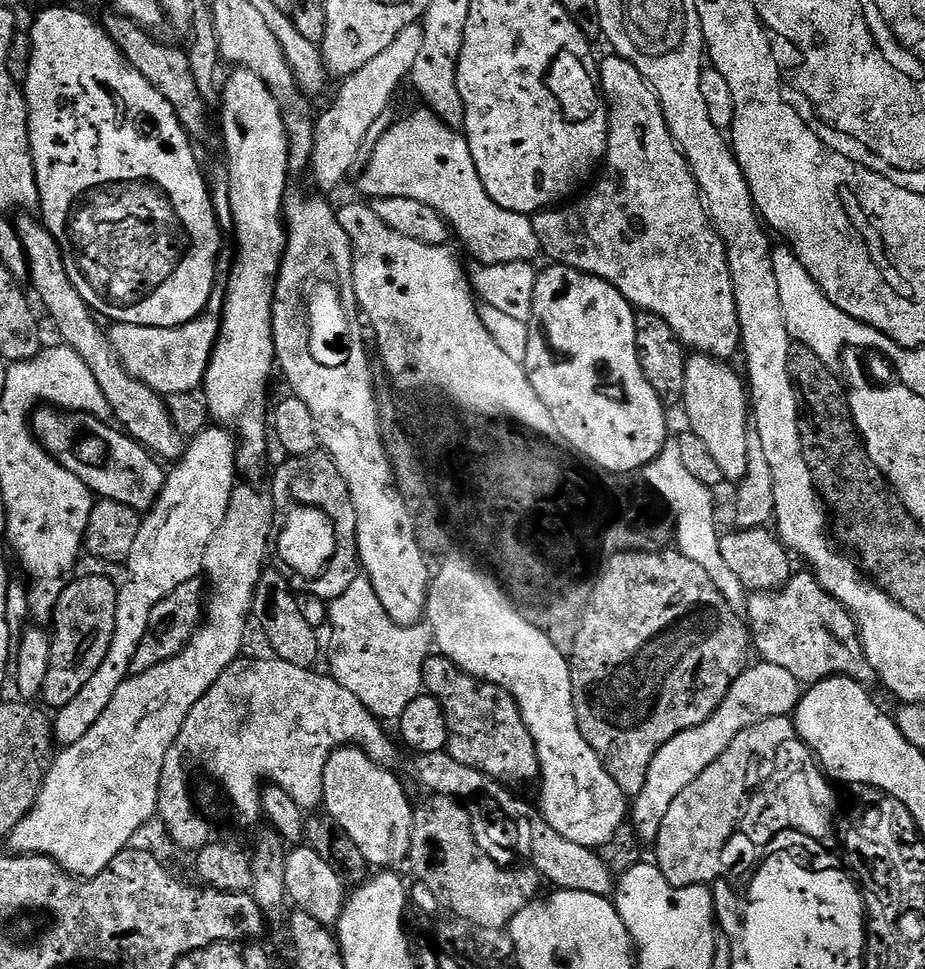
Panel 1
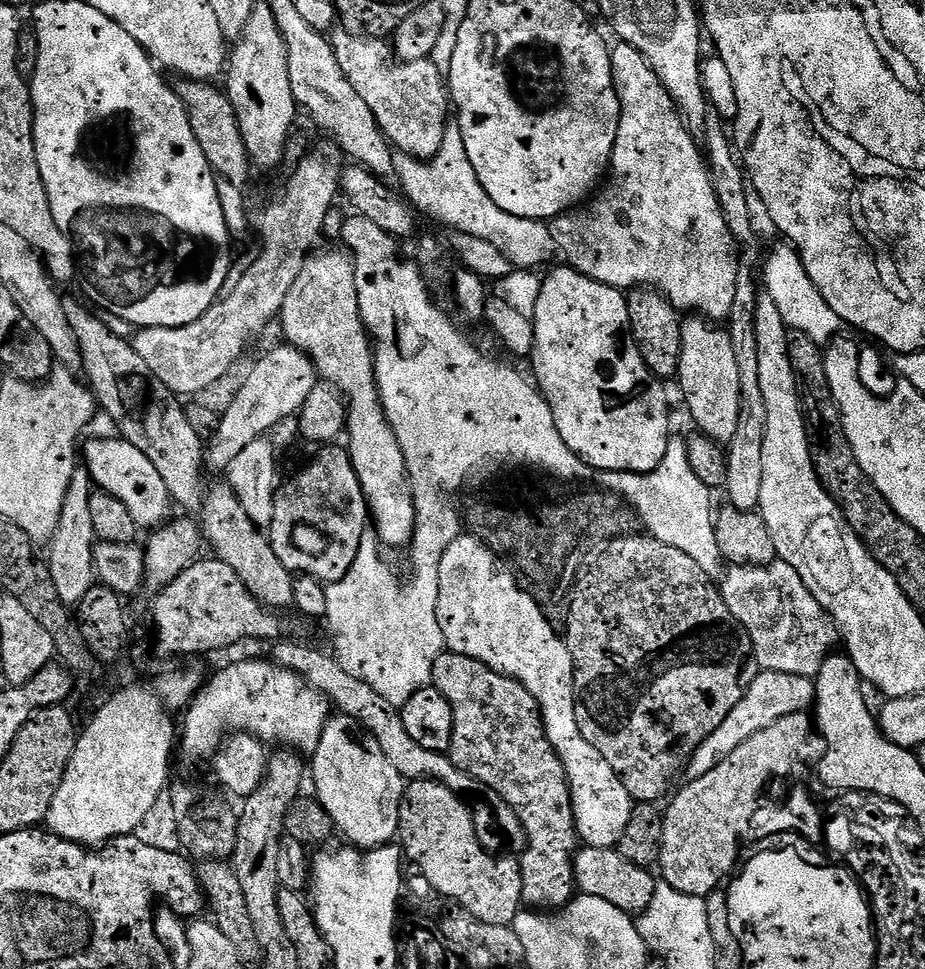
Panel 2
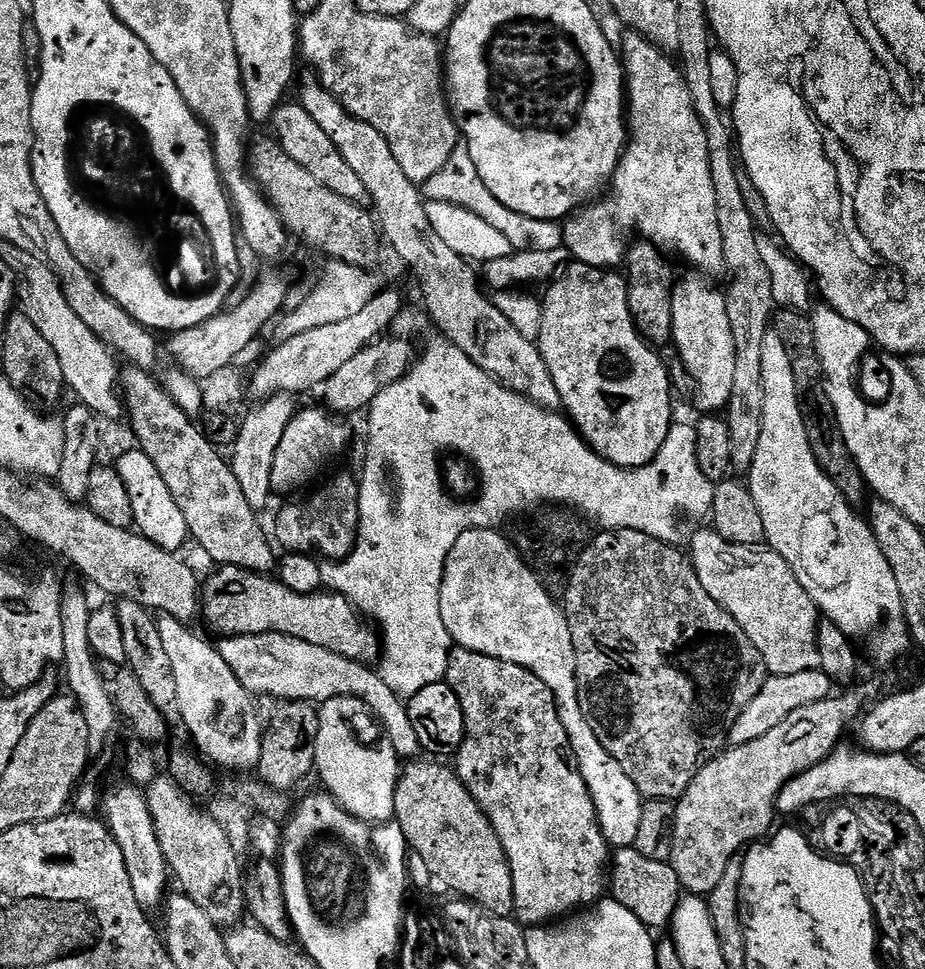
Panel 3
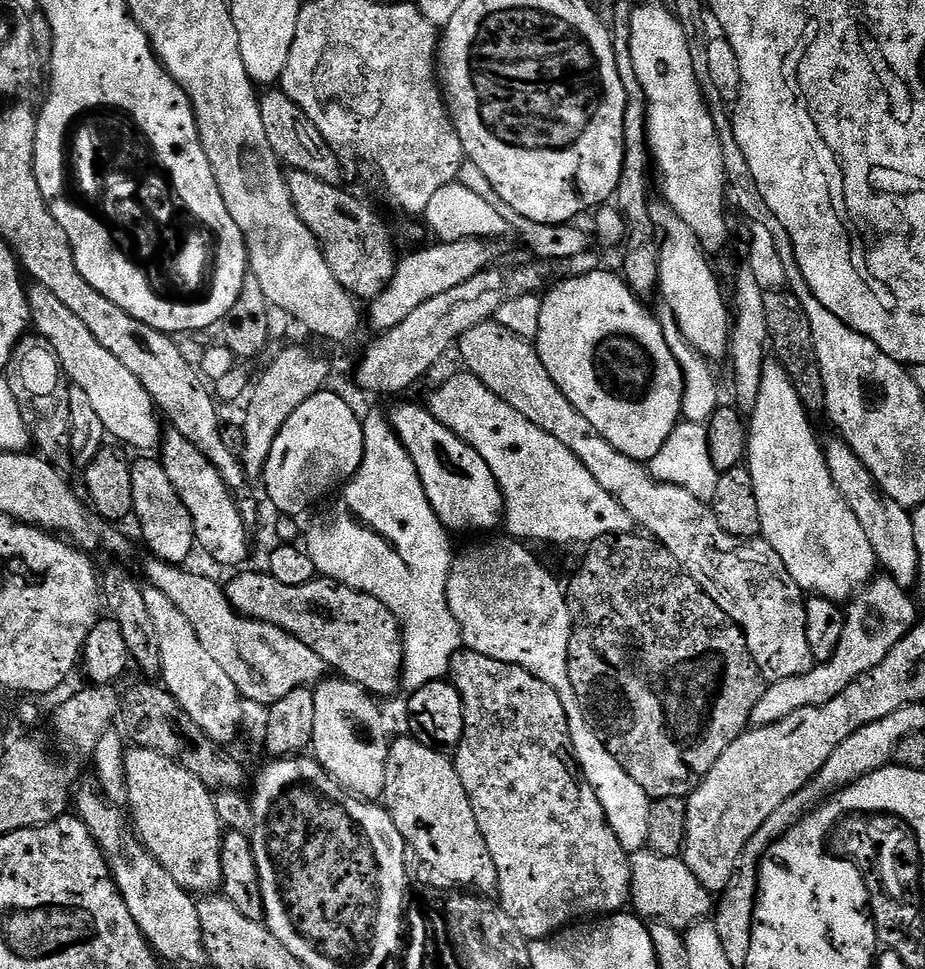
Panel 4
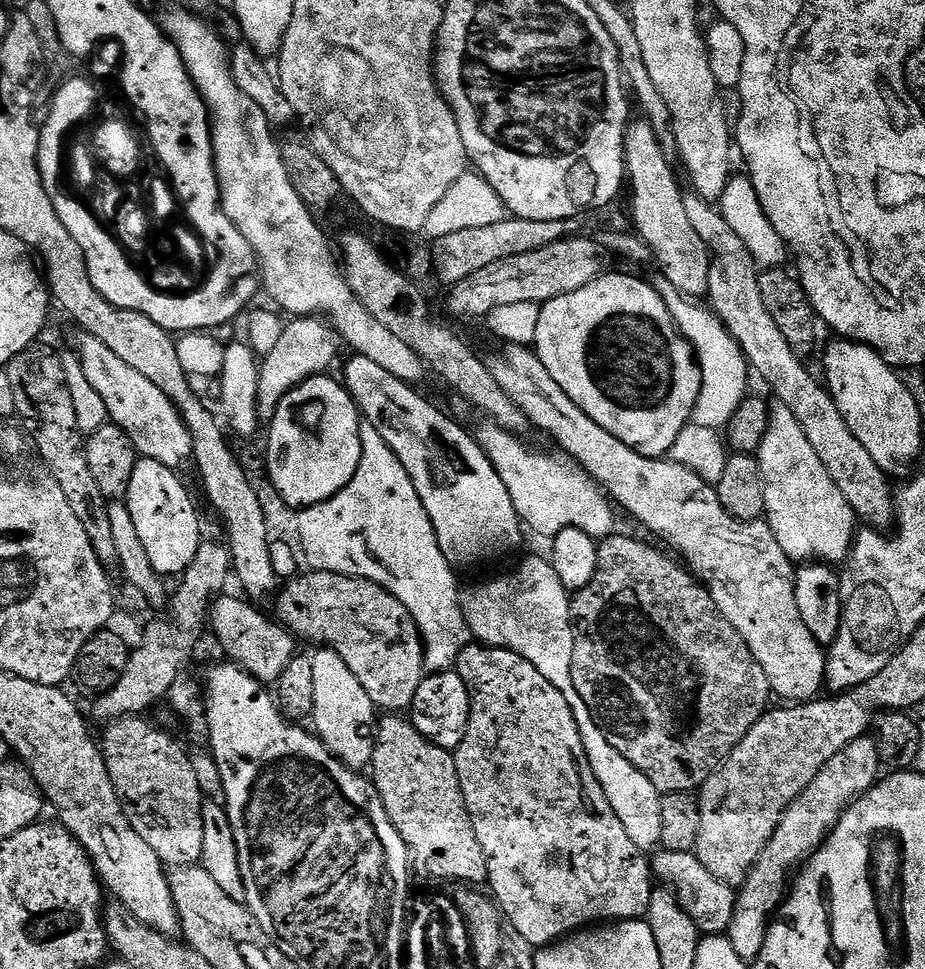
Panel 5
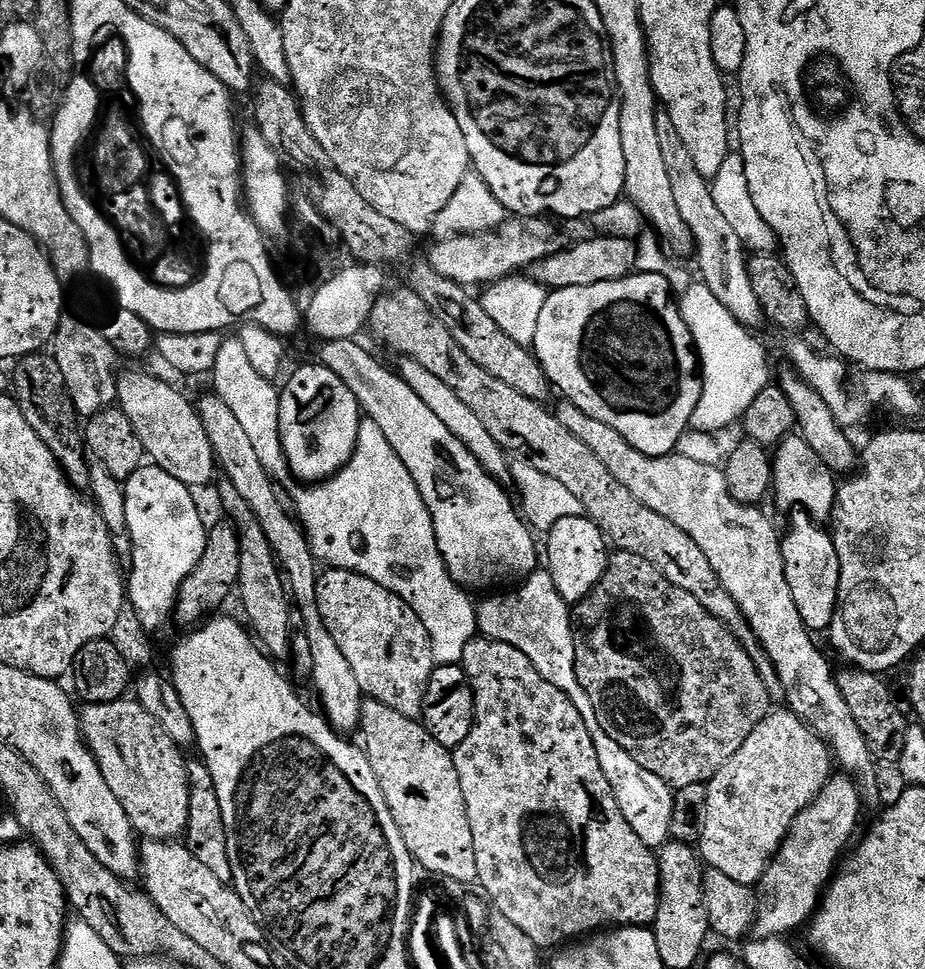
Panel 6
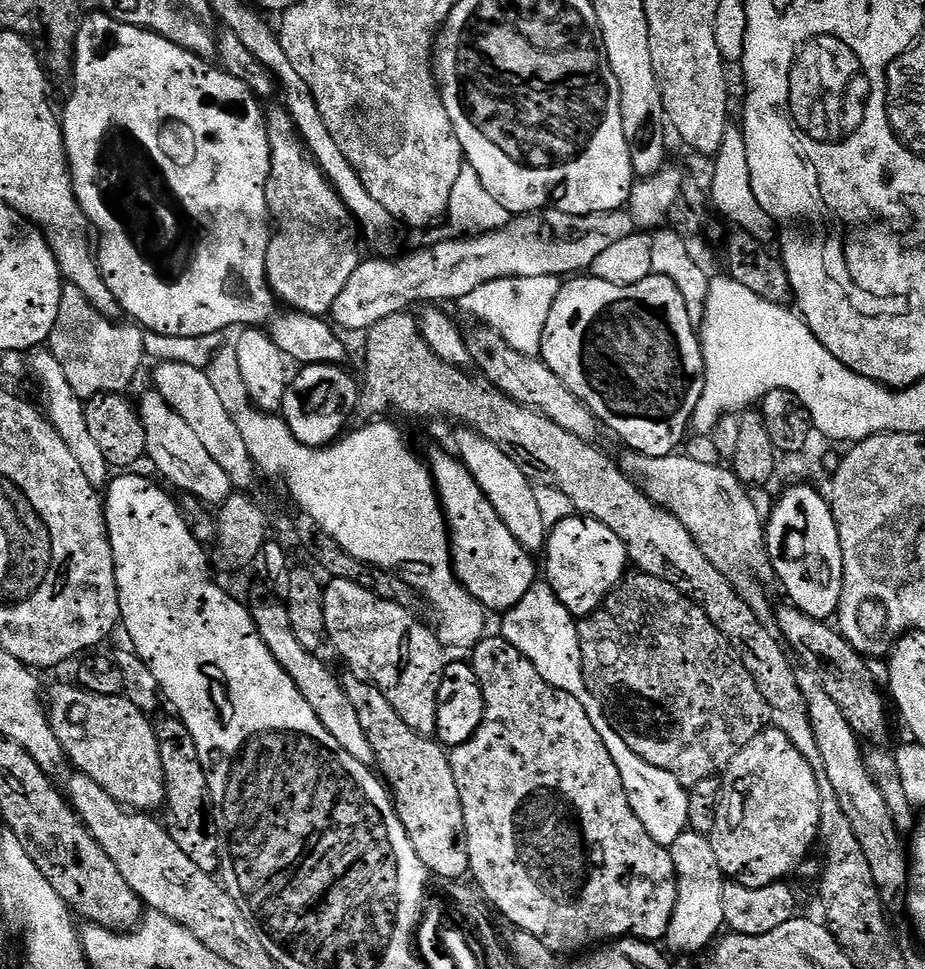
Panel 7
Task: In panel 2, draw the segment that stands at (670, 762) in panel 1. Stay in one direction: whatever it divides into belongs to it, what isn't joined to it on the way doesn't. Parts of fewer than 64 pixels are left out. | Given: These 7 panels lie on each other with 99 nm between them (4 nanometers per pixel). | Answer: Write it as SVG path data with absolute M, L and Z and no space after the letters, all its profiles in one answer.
M757 671L754 682L750 682L750 686L744 691L744 697L734 706L734 710L730 710L730 714L722 718L722 724L696 747L686 764L687 779L697 780L702 778L702 774L710 774L710 770L714 770L718 762L734 754L734 750L738 750L738 746L742 746L746 738L766 730L766 726L778 722L778 718L786 718L795 712L807 713L813 707L815 698L815 683L807 676Z

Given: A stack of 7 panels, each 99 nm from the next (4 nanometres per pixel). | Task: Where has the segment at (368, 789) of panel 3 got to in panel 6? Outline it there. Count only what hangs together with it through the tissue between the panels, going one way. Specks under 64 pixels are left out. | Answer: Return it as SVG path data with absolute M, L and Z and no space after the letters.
M208 394L197 403L196 407L203 429L206 430L207 437L210 439L217 467L238 494L241 494L246 504L250 506L250 510L253 510L259 526L265 531L266 540L270 542L271 549L274 550L281 573L286 579L293 605L298 611L299 621L300 618L302 620L302 631L314 650L314 670L310 683L316 687L316 692L320 695L320 704L324 707L323 715L337 733L355 733L360 726L360 711L366 697L360 691L358 678L354 678L354 670L350 670L350 662L346 662L346 654L338 650L338 642L334 642L334 634L326 630L321 611L318 610L317 582L320 577L318 571L316 572L318 562L309 548L307 536L291 513L288 514L284 510L274 490L275 483L262 466L254 446L251 445L251 441L248 441L247 433L243 432L242 425L231 413L230 408L214 394Z

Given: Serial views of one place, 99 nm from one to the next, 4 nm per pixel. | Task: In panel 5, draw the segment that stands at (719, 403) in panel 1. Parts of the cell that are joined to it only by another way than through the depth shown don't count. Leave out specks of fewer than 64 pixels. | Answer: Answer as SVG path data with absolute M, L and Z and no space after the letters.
M633 119L625 129L624 161L628 186L632 188L634 228L647 244L649 253L654 258L656 255L659 275L666 277L683 296L707 297L710 272L708 247L702 238L698 238L694 225L687 217L685 193L680 190L673 165L662 153L648 120Z

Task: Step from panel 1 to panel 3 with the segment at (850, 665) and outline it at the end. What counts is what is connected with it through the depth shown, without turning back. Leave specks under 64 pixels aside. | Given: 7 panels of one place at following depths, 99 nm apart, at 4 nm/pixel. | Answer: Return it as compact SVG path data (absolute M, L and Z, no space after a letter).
M705 526L701 532L692 536L690 559L698 574L698 582L702 582L702 590L706 590L706 594L710 594L710 598L714 598L714 602L718 602L718 606L722 606L732 615L734 622L746 630L746 638L754 642L754 650L758 650L760 660L771 675L802 674L817 667L816 631L820 629L822 619L820 609L810 594L806 594L802 582L798 582L794 570L790 570L790 566L777 552L760 546L731 544L711 527Z

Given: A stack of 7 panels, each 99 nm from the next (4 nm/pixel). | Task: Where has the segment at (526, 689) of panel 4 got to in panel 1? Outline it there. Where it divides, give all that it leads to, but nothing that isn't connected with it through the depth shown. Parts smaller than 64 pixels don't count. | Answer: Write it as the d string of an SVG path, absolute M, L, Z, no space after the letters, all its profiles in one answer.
M439 654L429 655L424 664L424 692L436 699L446 714L448 747L446 751L462 766L470 766L505 786L528 784L540 775L538 750L530 730L504 688L476 680Z

